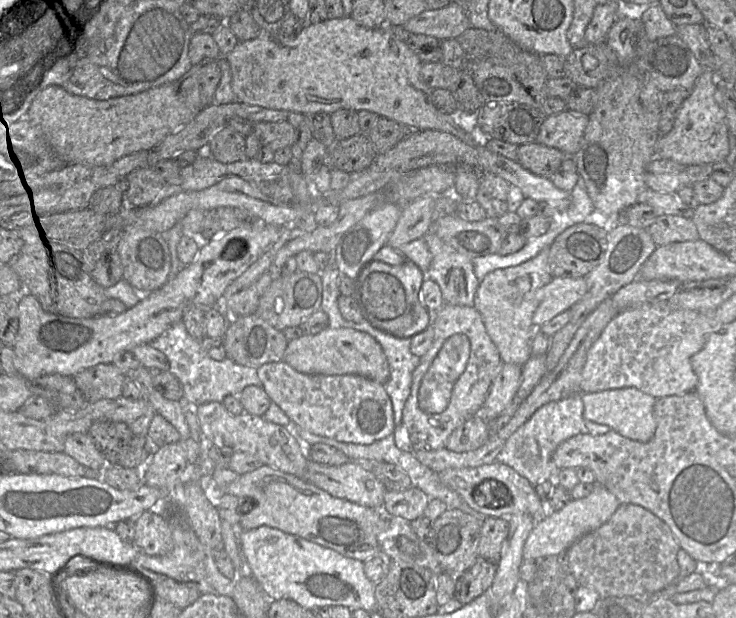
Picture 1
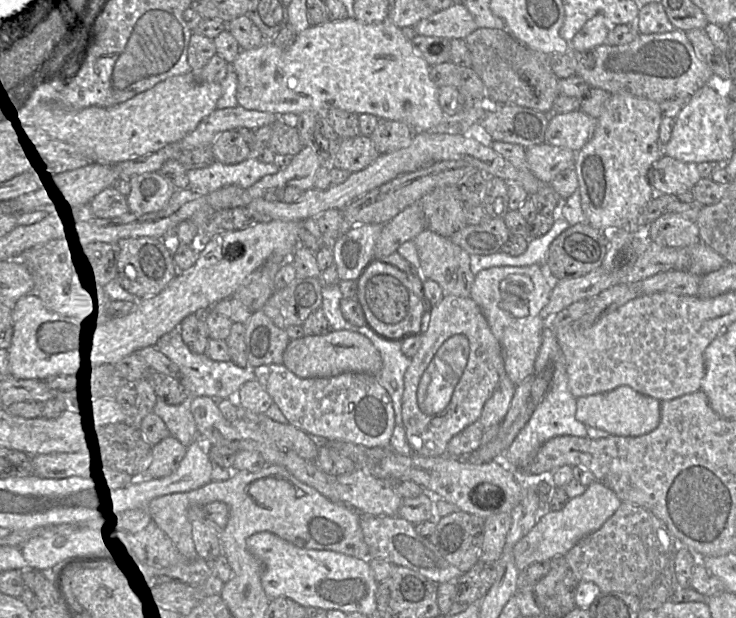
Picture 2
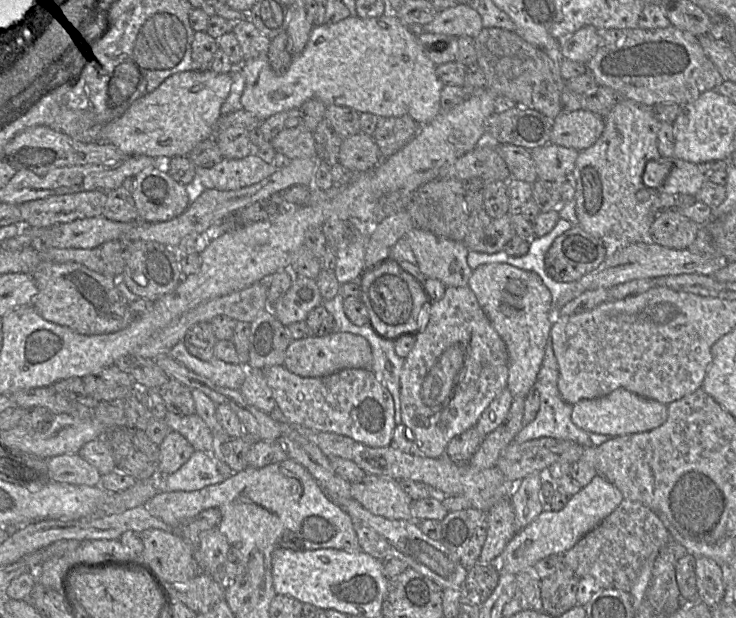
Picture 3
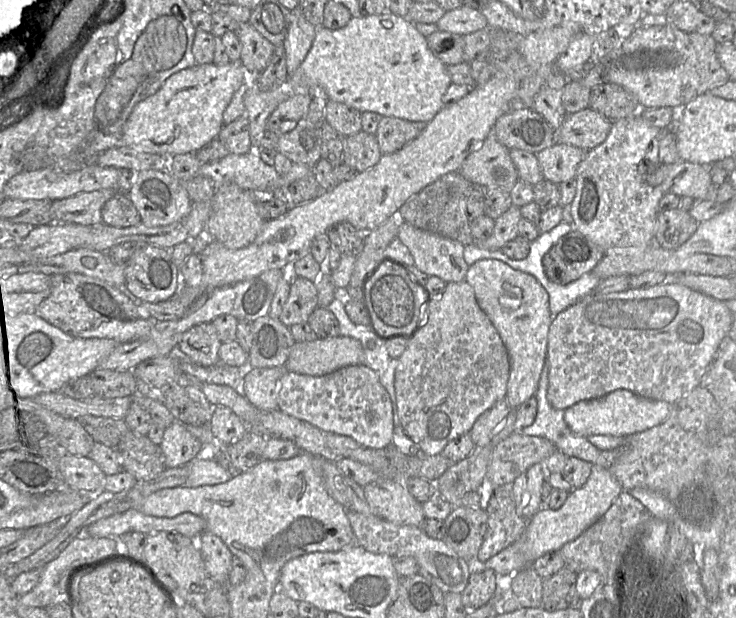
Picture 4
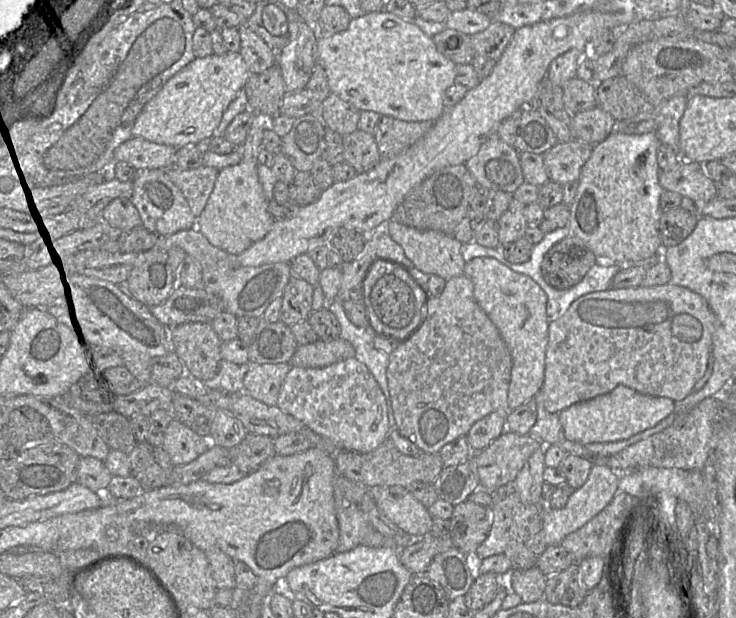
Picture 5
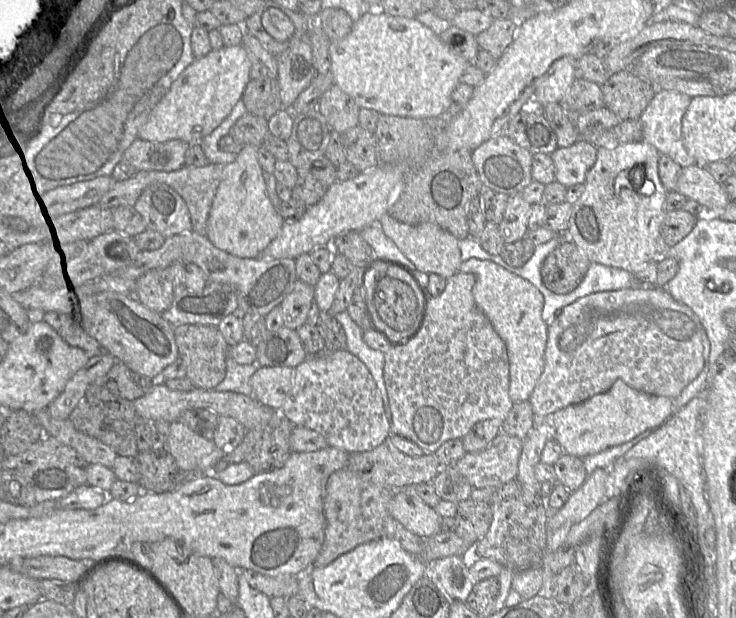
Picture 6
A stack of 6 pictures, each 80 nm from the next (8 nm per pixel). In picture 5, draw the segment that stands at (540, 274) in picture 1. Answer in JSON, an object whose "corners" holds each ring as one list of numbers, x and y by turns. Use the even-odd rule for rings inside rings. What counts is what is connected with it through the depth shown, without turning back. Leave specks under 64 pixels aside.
{"corners":[[476,257,466,262,464,274,473,282,477,303,497,327,511,352,508,406,509,410,514,410,533,399,543,385,550,322,546,314,547,295,532,278,514,272,491,257]]}

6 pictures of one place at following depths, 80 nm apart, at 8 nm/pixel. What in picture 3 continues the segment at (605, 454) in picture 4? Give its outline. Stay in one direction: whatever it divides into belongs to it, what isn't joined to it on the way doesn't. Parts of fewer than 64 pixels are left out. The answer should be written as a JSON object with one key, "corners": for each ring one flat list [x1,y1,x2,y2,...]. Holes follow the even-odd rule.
{"corners":[[548,342,545,347,544,358,541,368,537,375,535,388,539,393,540,407,536,417,530,423,523,424,521,430,517,433,514,441,518,443,534,440,542,437,556,438,560,440,569,440,581,446,593,446,586,431,578,428,571,420,573,405,565,402,559,393,557,382,559,369,551,342]]}

